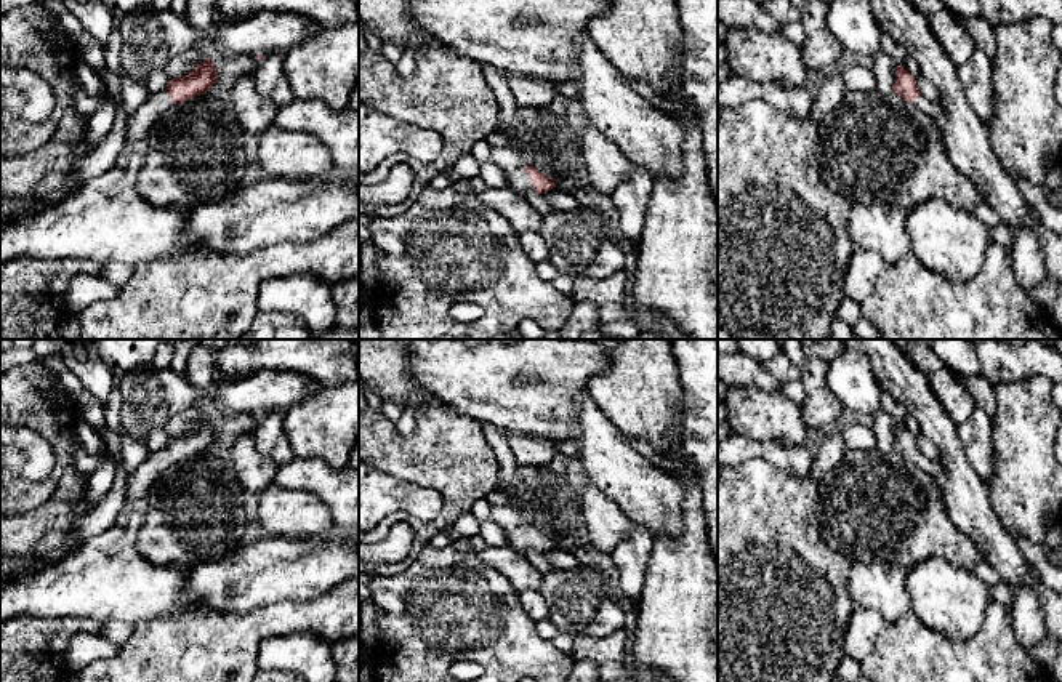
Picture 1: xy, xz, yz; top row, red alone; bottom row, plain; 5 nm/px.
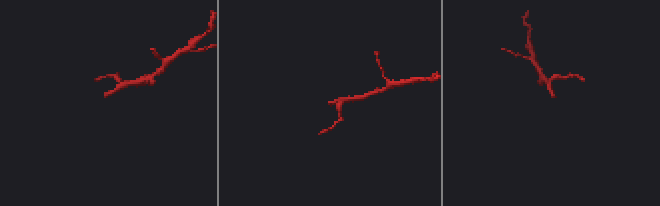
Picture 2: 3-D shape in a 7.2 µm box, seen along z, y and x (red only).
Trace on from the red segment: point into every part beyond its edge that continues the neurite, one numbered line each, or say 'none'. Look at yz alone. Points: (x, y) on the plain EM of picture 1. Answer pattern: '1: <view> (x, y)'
1: yz (923, 463)

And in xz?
1: xz (511, 521)

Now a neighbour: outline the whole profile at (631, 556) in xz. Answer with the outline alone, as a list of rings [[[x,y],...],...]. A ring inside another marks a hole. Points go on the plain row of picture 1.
[[[631,522],[630,533],[617,544],[612,554],[618,586],[623,596],[636,604],[644,588],[652,544],[654,536],[650,532],[642,524]]]

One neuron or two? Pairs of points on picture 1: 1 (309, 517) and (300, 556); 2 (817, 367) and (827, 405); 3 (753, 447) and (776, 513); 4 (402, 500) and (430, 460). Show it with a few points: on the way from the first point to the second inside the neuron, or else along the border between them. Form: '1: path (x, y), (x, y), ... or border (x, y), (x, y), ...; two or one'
1: border (268, 533), (308, 538); two
2: path (817, 377), (817, 396); one
3: border (734, 465), (764, 458), (790, 473); two
4: border (378, 469), (434, 489), (441, 497), (442, 508); two

